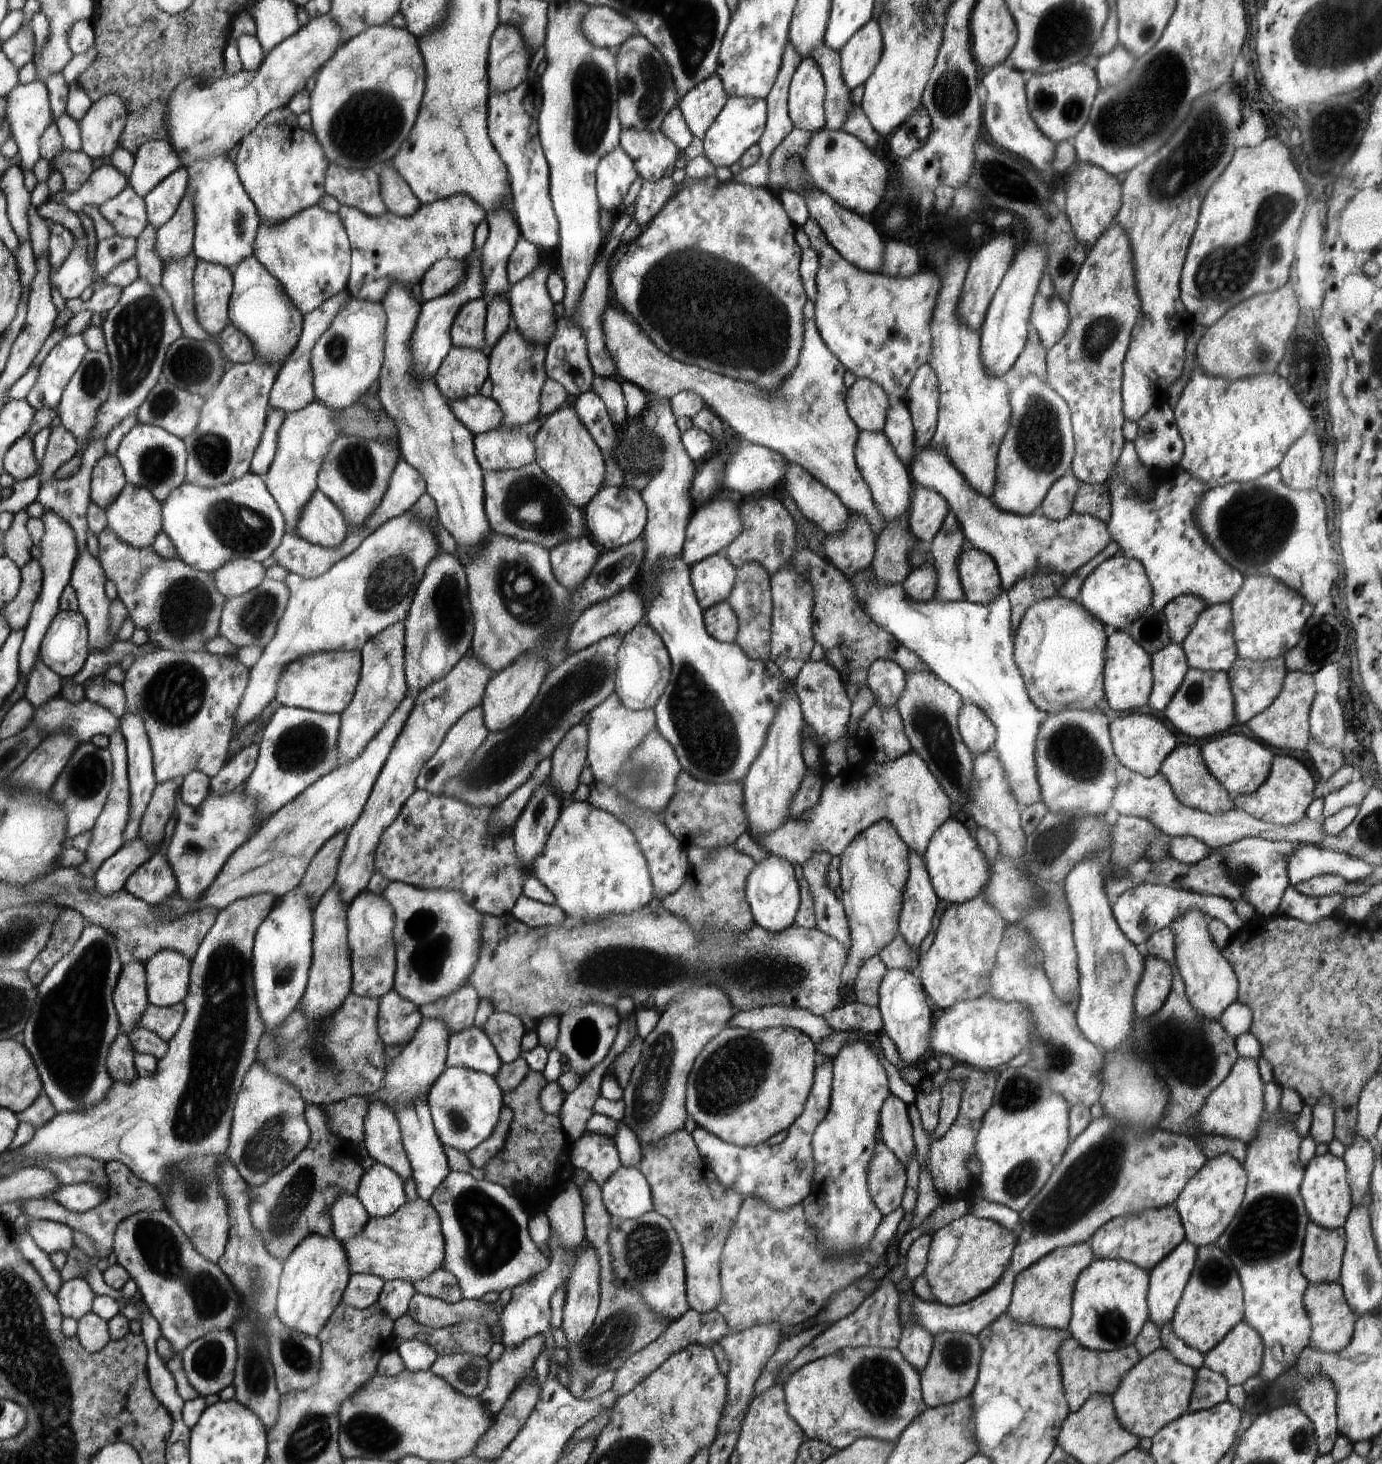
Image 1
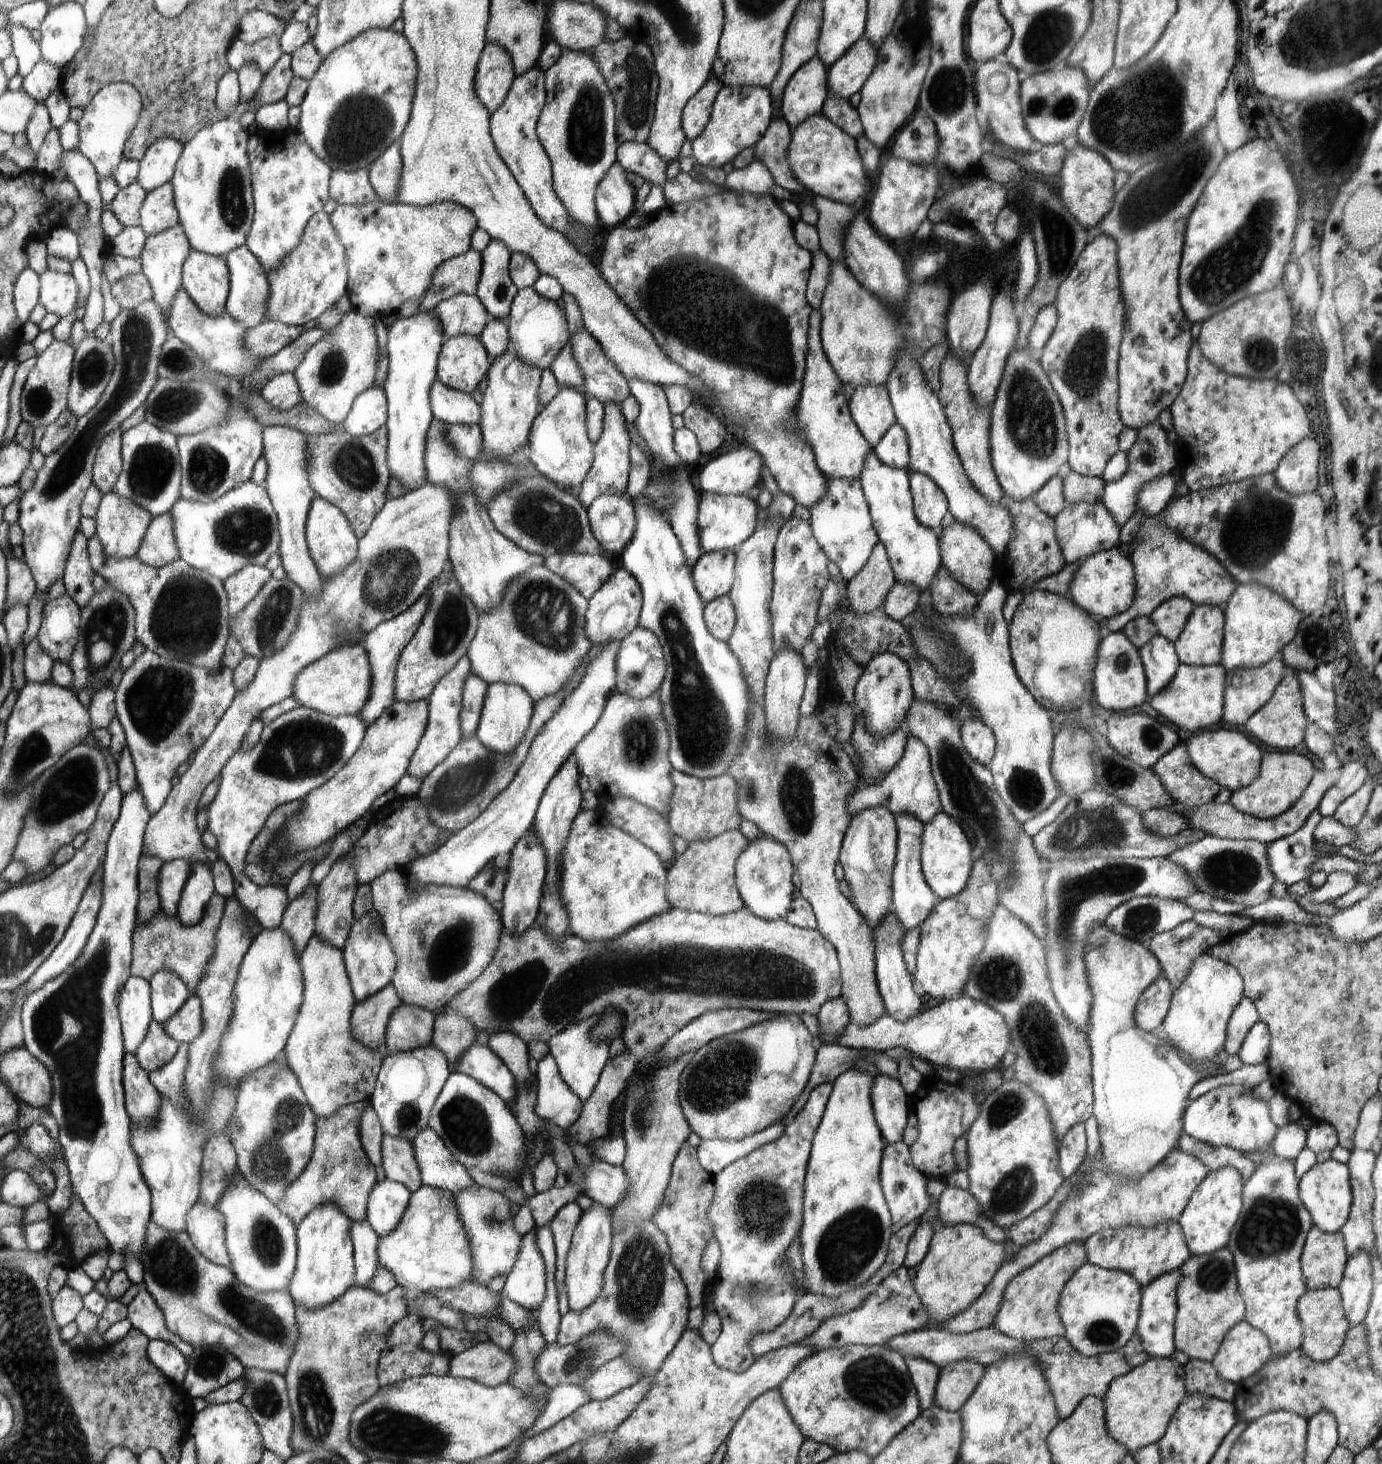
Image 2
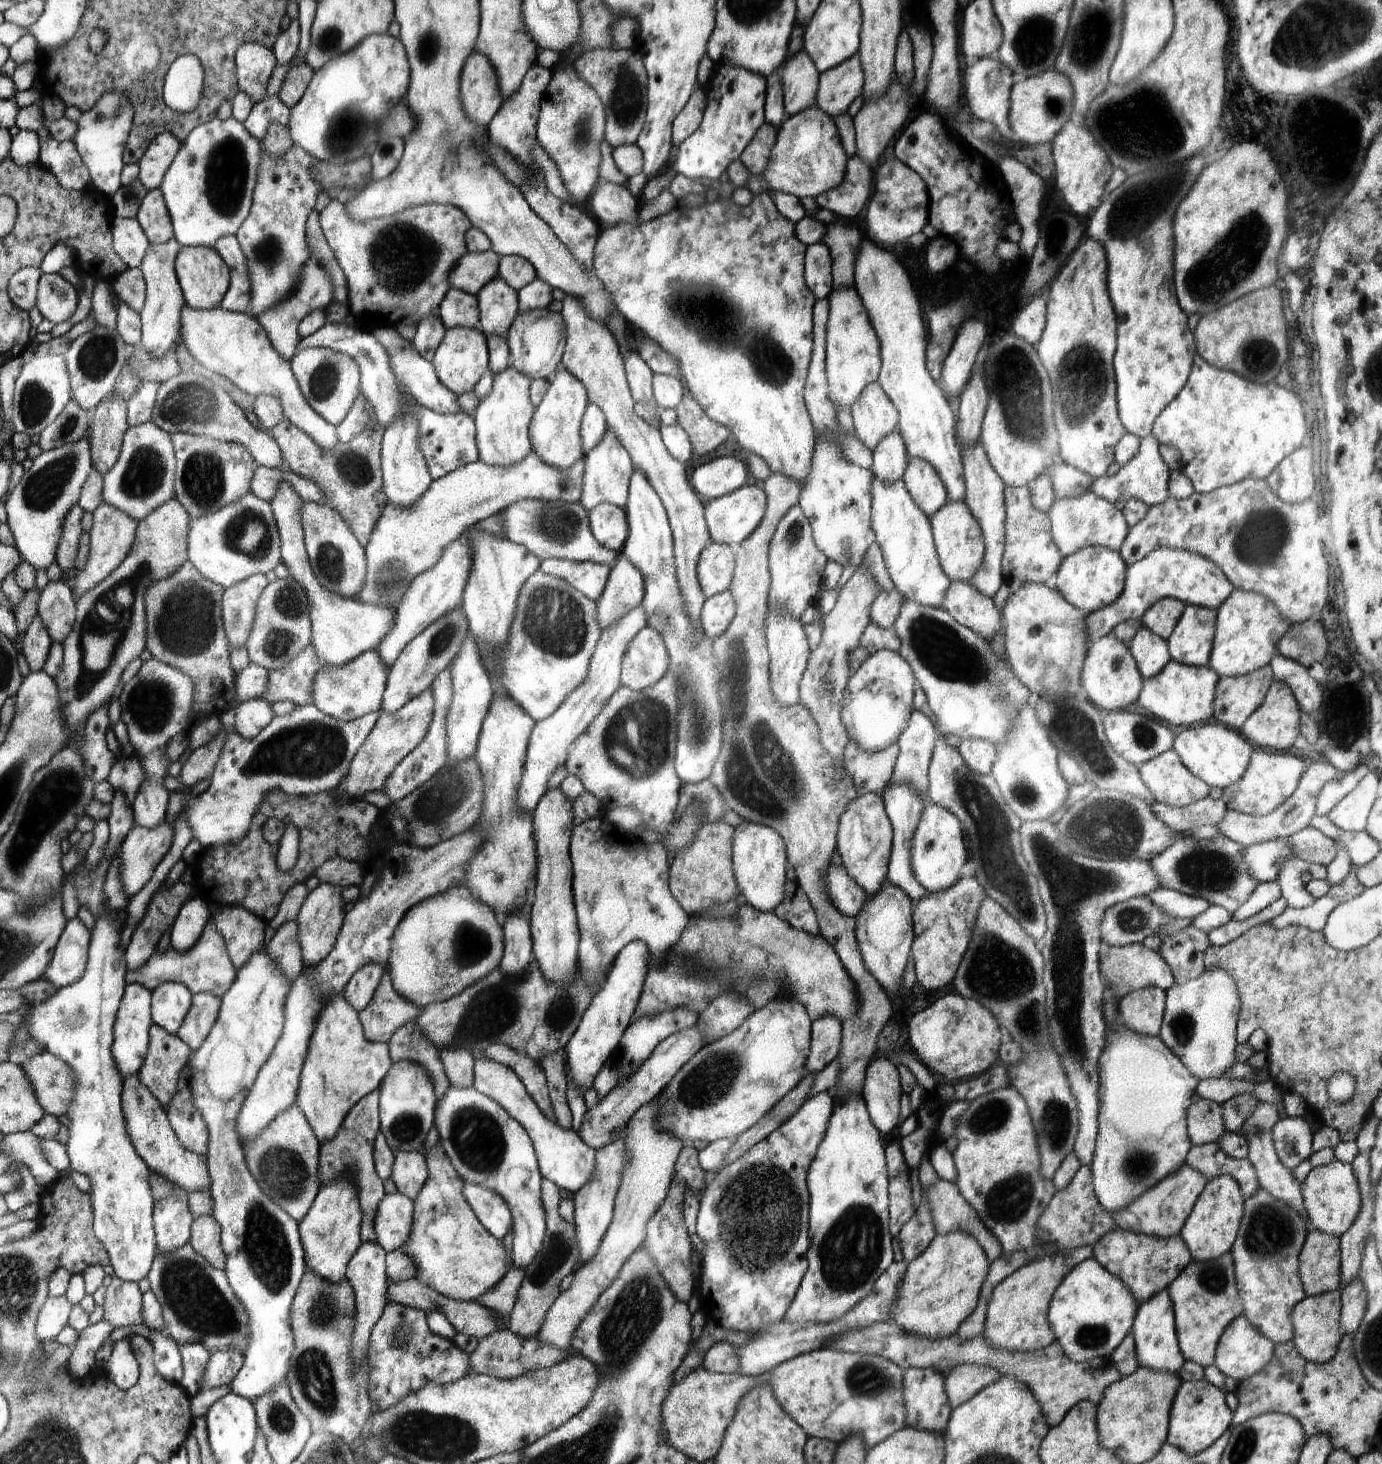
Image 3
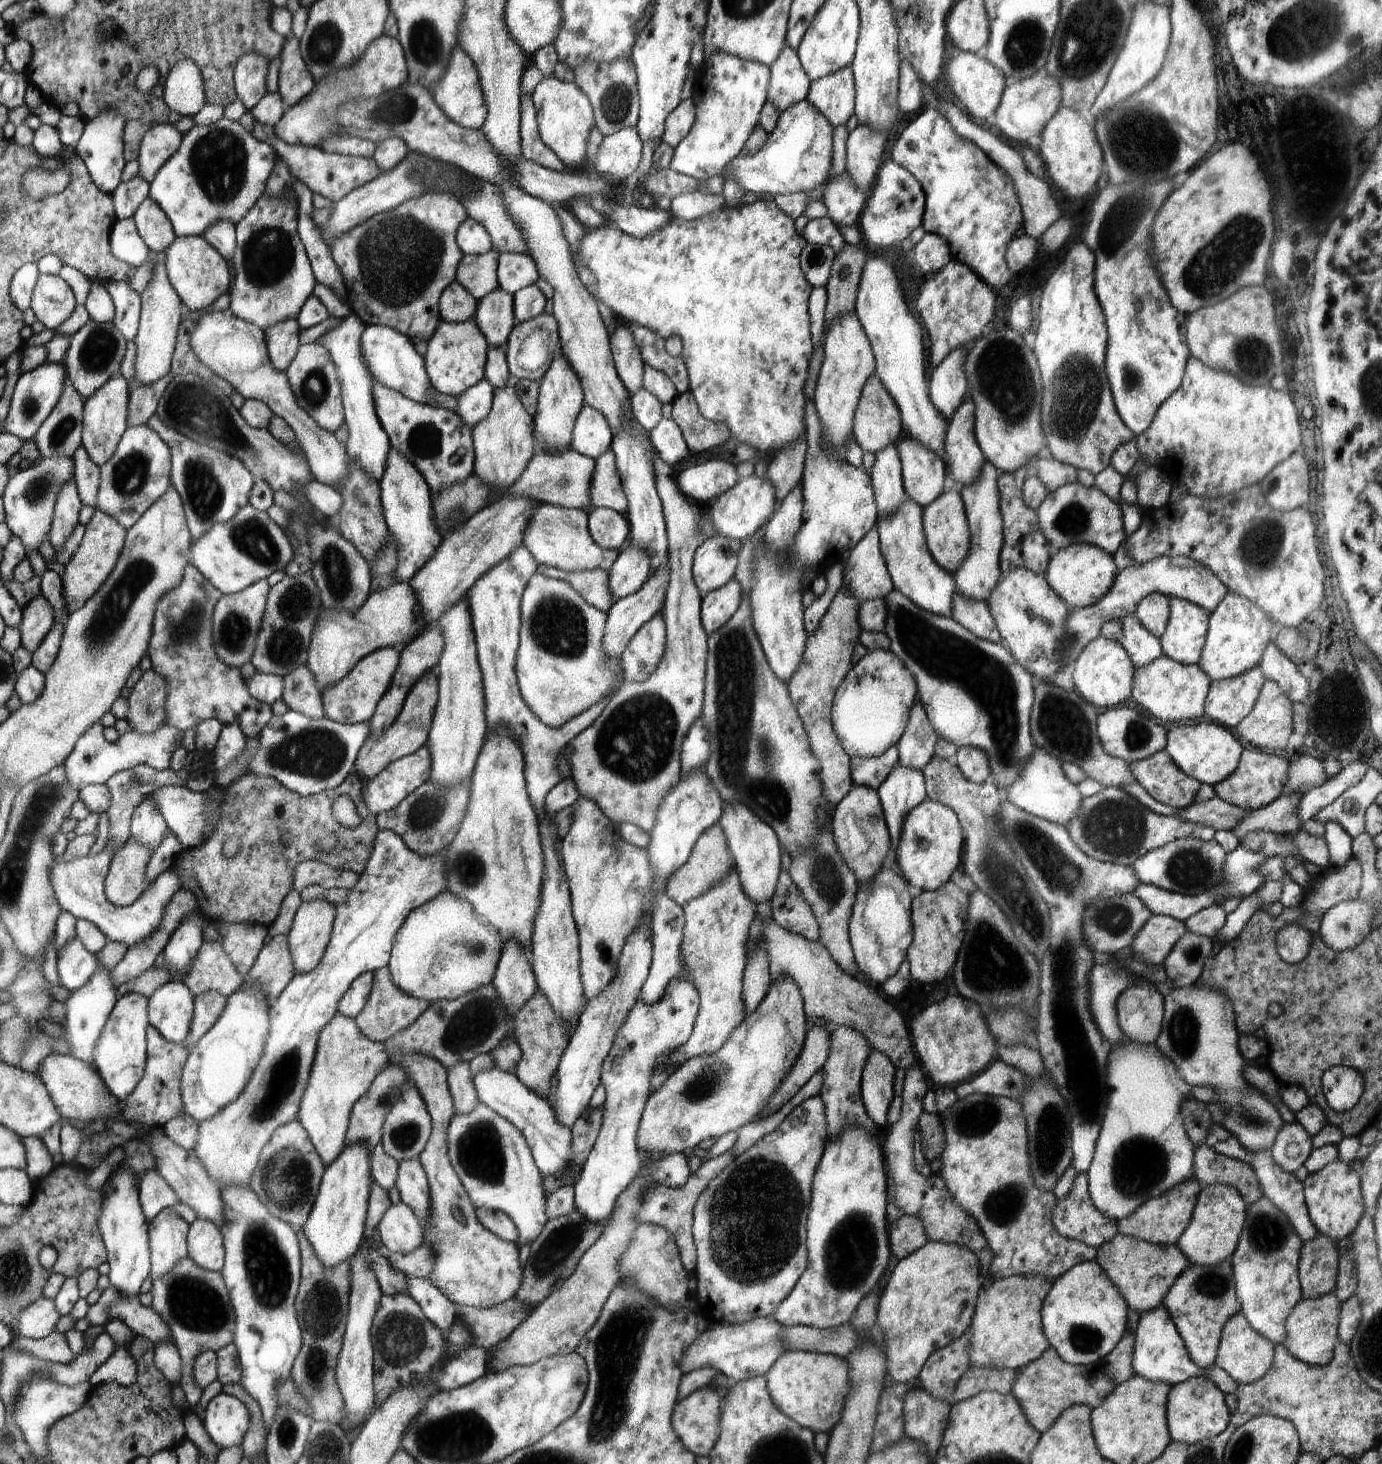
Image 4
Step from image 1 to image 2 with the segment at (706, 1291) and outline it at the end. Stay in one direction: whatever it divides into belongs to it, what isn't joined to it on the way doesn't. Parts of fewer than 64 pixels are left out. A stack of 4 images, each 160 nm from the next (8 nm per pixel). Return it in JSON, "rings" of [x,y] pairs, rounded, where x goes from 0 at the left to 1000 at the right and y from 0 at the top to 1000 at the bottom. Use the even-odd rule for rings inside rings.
{"rings":[[[496,781],[493,784],[490,792],[488,792],[486,803],[479,818],[479,824],[476,824],[476,828],[472,832],[473,837],[482,845],[485,852],[485,861],[488,866],[491,867],[491,870],[498,881],[498,888],[500,892],[507,892],[509,888],[511,876],[505,876],[505,874],[511,874],[507,861],[508,861],[508,855],[514,844],[517,846],[517,839],[514,840],[514,835],[511,829],[517,820],[517,808],[517,804],[507,796],[504,784]]]}

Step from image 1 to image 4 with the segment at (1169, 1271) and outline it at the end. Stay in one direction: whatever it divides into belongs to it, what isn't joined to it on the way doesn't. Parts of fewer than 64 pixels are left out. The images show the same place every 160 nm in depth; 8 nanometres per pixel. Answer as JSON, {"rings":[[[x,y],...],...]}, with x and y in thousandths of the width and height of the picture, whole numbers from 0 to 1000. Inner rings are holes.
{"rings":[[[842,891],[832,895],[832,896],[825,898],[820,908],[821,912],[820,936],[821,939],[834,943],[834,944],[844,944],[847,947],[858,944],[863,941],[871,940],[871,936],[865,933],[861,928],[858,919]]]}

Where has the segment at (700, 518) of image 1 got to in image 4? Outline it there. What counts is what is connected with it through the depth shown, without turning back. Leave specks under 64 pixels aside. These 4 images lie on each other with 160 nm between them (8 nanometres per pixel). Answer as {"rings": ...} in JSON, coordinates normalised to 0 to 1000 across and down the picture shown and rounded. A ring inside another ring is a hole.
{"rings":[[[546,323],[544,325],[535,327],[528,335],[520,339],[513,351],[518,361],[518,365],[538,371],[544,369],[548,363],[551,363],[558,355],[562,346],[562,334],[557,329],[557,327],[550,327]]]}

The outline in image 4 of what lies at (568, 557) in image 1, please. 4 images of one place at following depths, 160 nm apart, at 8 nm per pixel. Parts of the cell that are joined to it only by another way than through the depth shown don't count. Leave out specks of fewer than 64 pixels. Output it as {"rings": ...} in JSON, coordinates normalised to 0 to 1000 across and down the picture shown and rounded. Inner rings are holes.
{"rings":[[[392,386],[390,391],[397,395],[412,399],[424,411],[437,419],[440,419],[440,417],[445,412],[444,405],[441,404],[441,395],[437,389],[411,391]]]}

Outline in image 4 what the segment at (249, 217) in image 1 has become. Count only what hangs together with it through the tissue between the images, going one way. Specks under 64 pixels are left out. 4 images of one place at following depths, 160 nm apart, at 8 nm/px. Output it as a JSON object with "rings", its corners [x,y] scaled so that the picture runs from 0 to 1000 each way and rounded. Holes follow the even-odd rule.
{"rings":[[[162,80],[152,86],[140,86],[135,90],[130,102],[120,109],[119,114],[108,125],[108,135],[119,143],[127,157],[127,161],[147,162],[149,156],[158,150],[166,150],[171,154],[179,146],[192,132],[192,126],[201,110],[200,104],[197,99],[185,96],[172,83],[169,83]]]}

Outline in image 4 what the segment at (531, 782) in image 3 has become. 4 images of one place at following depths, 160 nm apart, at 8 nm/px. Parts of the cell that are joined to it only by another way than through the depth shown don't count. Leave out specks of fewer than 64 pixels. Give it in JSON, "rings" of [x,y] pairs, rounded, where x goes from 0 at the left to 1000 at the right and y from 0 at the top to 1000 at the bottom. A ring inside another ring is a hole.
{"rings":[[[485,377],[482,380],[482,385],[476,387],[473,391],[471,391],[470,395],[467,396],[467,399],[465,399],[465,402],[462,404],[446,411],[444,415],[440,417],[440,426],[438,426],[437,439],[440,449],[449,451],[450,447],[455,442],[456,437],[458,437],[458,435],[464,431],[465,426],[470,426],[473,421],[479,418],[482,404],[484,402],[483,398],[485,398]]]}

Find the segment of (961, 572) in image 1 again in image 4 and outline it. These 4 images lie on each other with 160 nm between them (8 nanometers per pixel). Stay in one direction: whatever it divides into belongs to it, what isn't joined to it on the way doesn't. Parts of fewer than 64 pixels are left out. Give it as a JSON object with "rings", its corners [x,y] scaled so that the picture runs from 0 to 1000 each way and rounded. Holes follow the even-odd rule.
{"rings":[[[689,335],[682,336],[674,344],[668,347],[667,359],[671,376],[676,383],[685,391],[688,392],[692,391],[702,377],[702,363],[695,337]]]}

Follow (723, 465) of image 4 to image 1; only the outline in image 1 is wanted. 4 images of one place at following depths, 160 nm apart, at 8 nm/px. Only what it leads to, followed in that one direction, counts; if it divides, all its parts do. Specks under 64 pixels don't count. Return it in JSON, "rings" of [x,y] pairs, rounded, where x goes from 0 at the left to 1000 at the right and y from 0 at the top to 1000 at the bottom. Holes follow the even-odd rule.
{"rings":[[[537,301],[524,317],[524,334],[543,338],[563,333],[569,325],[569,314],[563,309]]]}

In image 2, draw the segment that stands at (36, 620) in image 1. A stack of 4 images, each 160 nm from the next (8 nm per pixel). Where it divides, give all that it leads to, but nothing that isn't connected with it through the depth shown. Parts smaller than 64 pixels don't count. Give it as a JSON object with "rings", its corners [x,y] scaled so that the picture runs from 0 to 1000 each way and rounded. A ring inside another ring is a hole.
{"rings":[[[104,205],[96,213],[87,212],[80,221],[78,234],[82,239],[85,249],[79,264],[70,278],[56,286],[52,297],[38,310],[32,311],[31,318],[24,323],[20,336],[15,336],[13,359],[16,361],[17,383],[24,391],[27,404],[34,407],[36,400],[45,395],[47,386],[50,383],[54,366],[59,360],[59,344],[62,337],[67,331],[67,318],[73,301],[88,290],[107,273],[114,262],[114,243],[117,235],[124,229],[119,214],[111,205]]]}

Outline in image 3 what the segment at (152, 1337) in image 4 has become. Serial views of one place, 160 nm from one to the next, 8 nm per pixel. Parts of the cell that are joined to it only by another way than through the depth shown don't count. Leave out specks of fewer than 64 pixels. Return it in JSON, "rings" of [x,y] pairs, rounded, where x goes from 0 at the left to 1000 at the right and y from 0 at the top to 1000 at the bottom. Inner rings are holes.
{"rings":[[[82,871],[81,872],[81,877],[77,880],[77,889],[74,892],[75,901],[78,902],[83,908],[103,904],[103,900],[101,900],[101,896],[103,896],[103,885],[103,884],[101,883],[99,876],[90,875]]]}

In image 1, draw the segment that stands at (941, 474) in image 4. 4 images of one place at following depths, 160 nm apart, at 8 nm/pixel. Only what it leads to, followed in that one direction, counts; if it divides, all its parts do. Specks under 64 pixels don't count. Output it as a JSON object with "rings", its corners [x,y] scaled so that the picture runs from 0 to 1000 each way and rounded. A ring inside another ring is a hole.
{"rings":[[[661,331],[657,354],[658,362],[661,367],[670,372],[674,371],[686,350],[686,344],[679,336]]]}

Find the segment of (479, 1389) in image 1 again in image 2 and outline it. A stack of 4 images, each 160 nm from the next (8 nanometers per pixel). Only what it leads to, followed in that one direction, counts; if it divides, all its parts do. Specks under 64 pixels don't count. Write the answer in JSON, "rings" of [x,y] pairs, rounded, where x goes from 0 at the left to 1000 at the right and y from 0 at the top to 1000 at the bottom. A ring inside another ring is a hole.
{"rings":[[[352,915],[340,919],[326,929],[326,939],[352,945],[362,947],[372,940],[372,926],[363,922],[357,916]]]}

